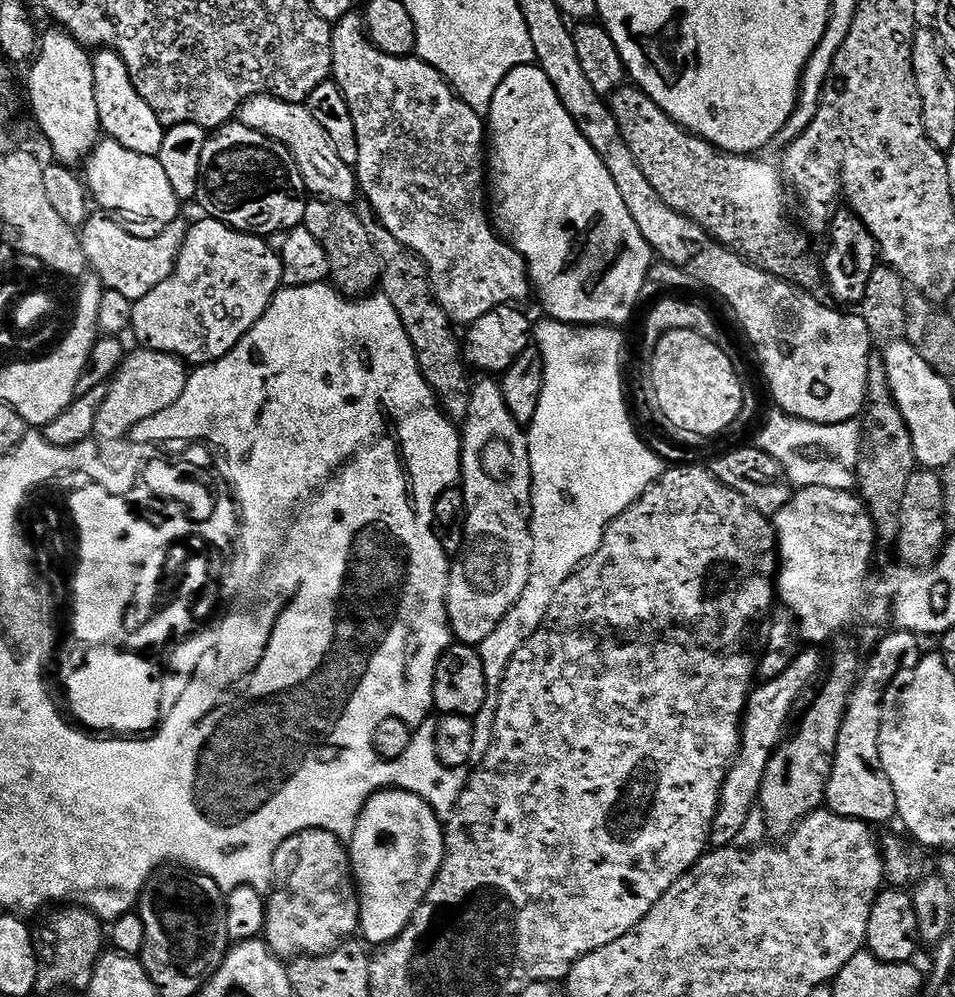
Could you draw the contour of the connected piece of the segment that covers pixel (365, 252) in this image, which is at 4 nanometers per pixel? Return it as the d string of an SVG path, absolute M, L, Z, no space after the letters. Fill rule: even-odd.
M319 198L309 199L302 225L326 250L330 283L337 292L352 298L360 298L371 293L380 283L380 259L366 234L366 226L356 217L355 207L335 204Z

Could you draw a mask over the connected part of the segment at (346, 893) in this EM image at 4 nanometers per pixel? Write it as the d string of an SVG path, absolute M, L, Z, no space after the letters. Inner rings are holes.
M311 828L291 836L283 851L296 852L296 861L284 885L273 887L267 897L268 913L262 939L281 958L332 952L345 940L355 937L360 926L360 898L351 873L349 849L341 837L321 828Z

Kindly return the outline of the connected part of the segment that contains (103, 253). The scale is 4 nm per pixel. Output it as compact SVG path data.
M96 214L89 215L88 221L84 223L84 225L79 229L78 235L80 238L80 245L82 246L82 250L86 254L86 258L88 259L88 267L91 269L95 275L99 276L101 285L107 290L118 290L118 294L126 294L126 298L130 298L133 302L137 300L141 300L143 296L146 294L150 294L150 290L154 290L154 286L158 286L158 282L166 282L166 278L170 278L170 274L174 270L174 266L176 265L176 259L178 258L178 254L182 250L182 242L186 238L186 234L188 233L188 229L190 227L189 221L184 221L184 218L177 218L174 222L170 222L169 224L163 225L159 229L160 232L157 236L135 236L132 232L127 232L126 229L123 228L122 225L119 224L119 219L113 218L108 214L99 214L100 216L96 216Z

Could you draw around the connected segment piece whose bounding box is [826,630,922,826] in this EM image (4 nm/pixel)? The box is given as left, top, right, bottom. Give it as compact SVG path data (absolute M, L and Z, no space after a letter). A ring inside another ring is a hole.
M891 631L877 642L872 657L869 660L867 657L856 688L852 691L842 730L838 734L836 761L830 774L826 797L827 807L831 811L846 818L863 820L869 826L884 824L887 820L895 821L898 816L894 786L890 786L890 778L886 778L886 770L880 761L880 727L886 719L884 695L888 687L899 678L900 672L910 674L914 671L922 655L922 640L915 632Z

